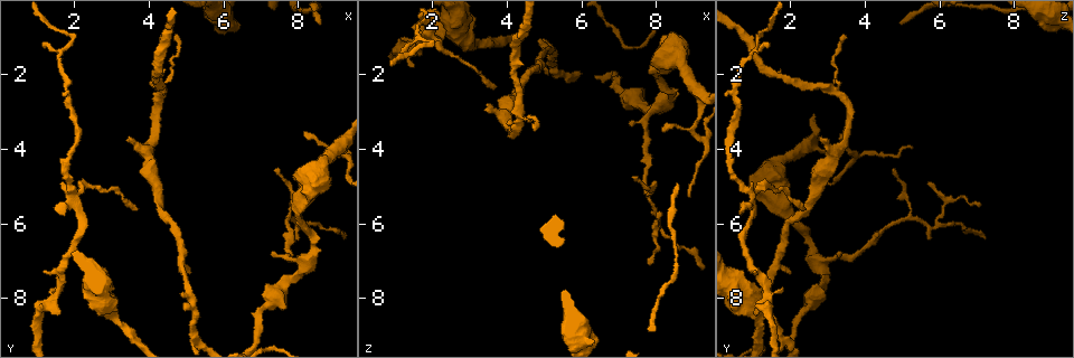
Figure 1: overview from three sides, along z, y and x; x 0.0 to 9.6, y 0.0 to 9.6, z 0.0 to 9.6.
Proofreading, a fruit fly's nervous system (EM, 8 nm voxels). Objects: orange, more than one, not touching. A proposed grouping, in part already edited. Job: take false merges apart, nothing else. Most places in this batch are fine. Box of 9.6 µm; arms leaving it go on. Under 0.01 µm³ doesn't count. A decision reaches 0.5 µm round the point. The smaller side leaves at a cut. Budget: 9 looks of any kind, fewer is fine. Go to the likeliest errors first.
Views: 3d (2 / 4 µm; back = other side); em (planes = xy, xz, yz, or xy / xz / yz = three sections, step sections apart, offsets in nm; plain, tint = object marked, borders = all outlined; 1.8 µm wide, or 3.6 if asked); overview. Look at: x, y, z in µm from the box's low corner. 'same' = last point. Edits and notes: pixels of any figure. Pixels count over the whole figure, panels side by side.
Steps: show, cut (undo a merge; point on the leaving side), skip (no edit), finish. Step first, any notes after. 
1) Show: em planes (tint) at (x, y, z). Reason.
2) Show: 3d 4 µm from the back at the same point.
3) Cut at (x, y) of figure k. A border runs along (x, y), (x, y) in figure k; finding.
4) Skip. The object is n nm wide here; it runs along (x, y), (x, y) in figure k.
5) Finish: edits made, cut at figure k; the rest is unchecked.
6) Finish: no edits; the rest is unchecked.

Show: 3d 4 µm at (2.90, 8.20, 0.85). Calibre changes.

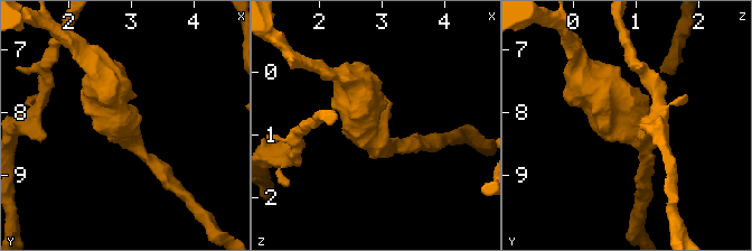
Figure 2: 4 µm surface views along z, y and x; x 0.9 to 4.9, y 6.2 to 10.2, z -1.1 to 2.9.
Show: em 3.6 µm planes (tint) at (2.90, 8.10, 0.90). The arms are 200, 700 nm wide.

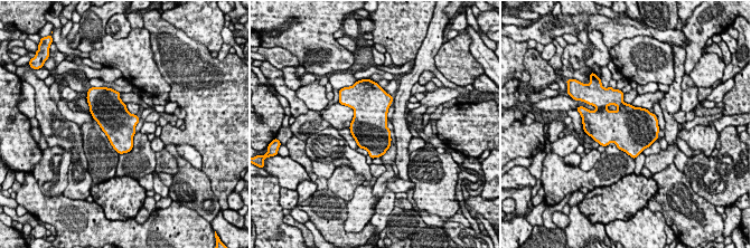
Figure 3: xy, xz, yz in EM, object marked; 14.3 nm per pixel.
Skip. All the same cell.

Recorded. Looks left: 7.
Show: 3d 4 µm from the back at (4.40, 2.40, 3.10). Sudden change in width.

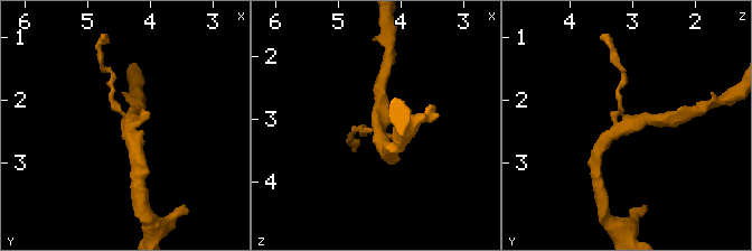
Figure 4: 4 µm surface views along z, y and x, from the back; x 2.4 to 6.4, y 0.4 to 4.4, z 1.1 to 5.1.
Show: em 3.6 µm planes (plain) at (4.30, 2.40, 3.05). Now the EM.

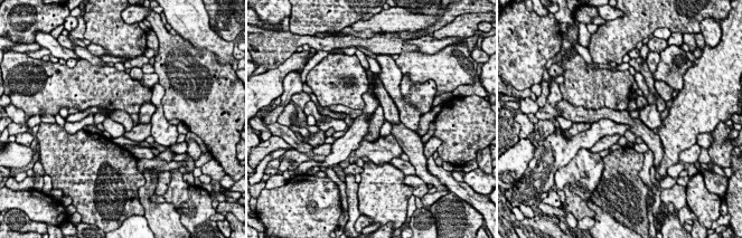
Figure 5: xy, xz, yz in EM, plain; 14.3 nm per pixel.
Show: em 3.6 µm planes (tint) at the same point.

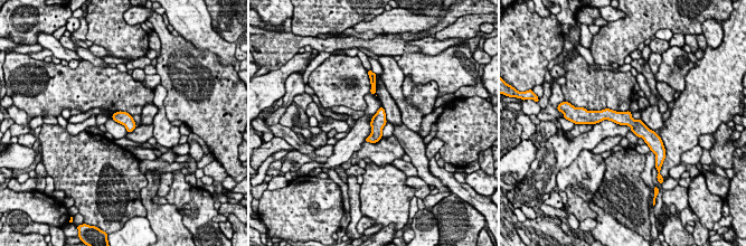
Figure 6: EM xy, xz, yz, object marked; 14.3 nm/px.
Skip. It runs along (593, 116), (624, 117), (653, 135) in figure 6; all the same cell.

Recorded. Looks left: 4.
Show: 3d 4 µm at (2.00, 0.95, 1.15). Sharp bend.

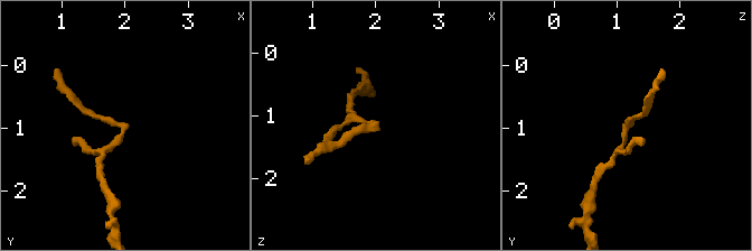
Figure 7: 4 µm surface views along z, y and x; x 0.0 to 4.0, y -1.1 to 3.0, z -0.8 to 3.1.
Show: em planes (tint) at (1.90, 0.95, 1.15). Shape alone is not enough.

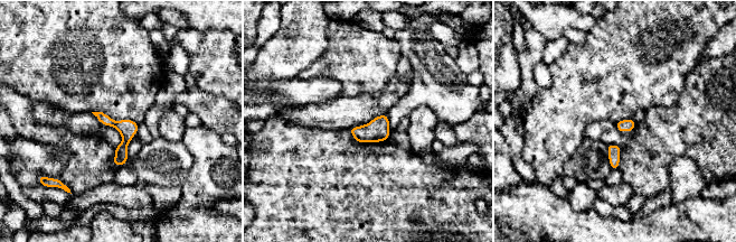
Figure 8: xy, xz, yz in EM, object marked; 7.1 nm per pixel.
Skip. It runs along (98, 114), (124, 132), (120, 163) in figure 8; continuous, no second cell.

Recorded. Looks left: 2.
Show: em xy step 16 (tint) at (8.05, 6.05, 6.05). Branch point.

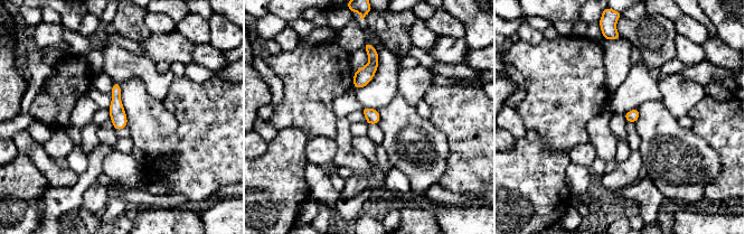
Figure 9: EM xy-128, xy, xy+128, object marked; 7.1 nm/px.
Show: em planes (tint) at the same point.

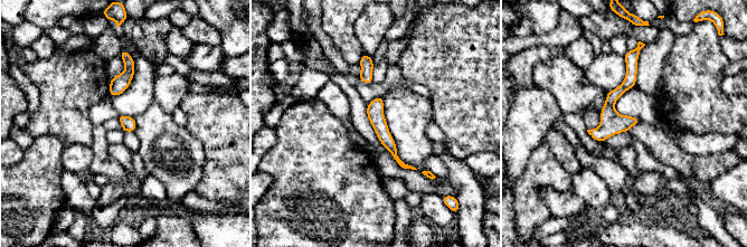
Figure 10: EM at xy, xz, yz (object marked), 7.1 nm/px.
Skip. It runs along (632, 57), (601, 139) in figure 10; continuous, no second cell.

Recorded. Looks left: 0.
Finish: no edits; the rest is unchecked.

